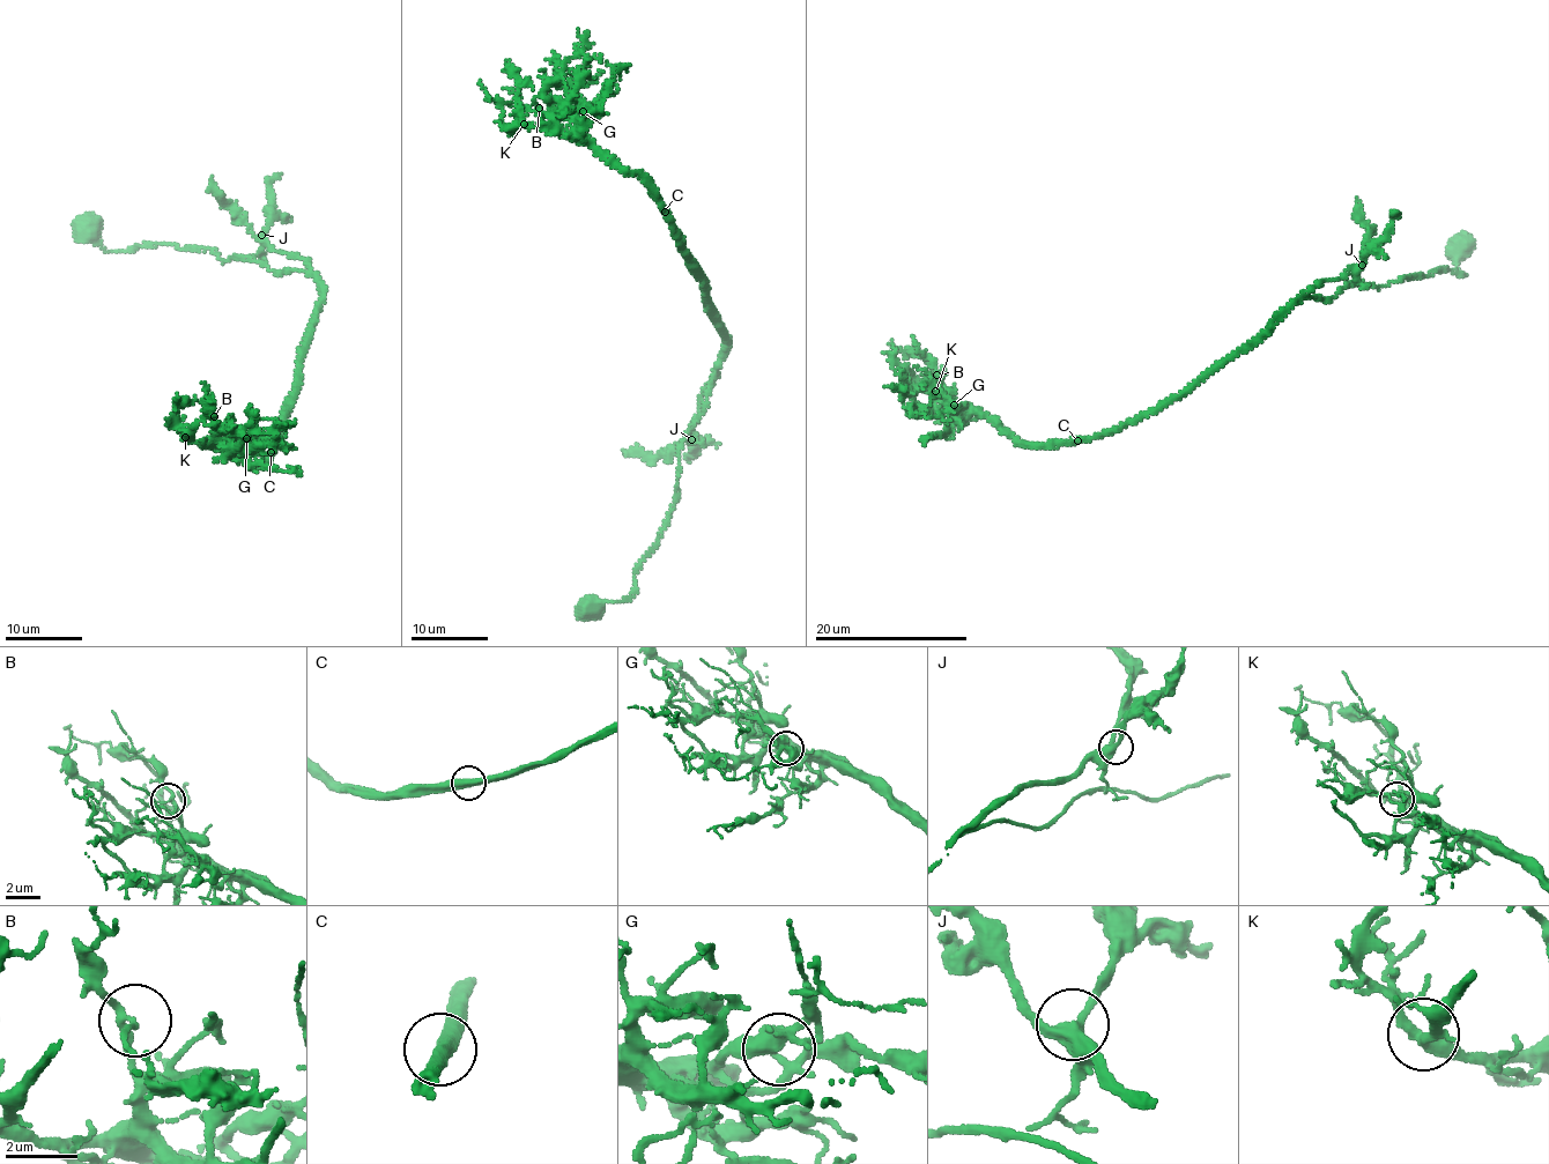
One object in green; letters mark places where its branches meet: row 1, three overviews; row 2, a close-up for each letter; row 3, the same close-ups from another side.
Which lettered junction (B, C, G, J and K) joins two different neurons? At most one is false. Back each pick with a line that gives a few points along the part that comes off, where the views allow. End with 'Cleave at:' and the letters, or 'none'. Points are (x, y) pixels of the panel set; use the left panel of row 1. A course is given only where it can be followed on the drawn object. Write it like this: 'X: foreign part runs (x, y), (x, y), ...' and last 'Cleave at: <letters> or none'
Cleave at: none

